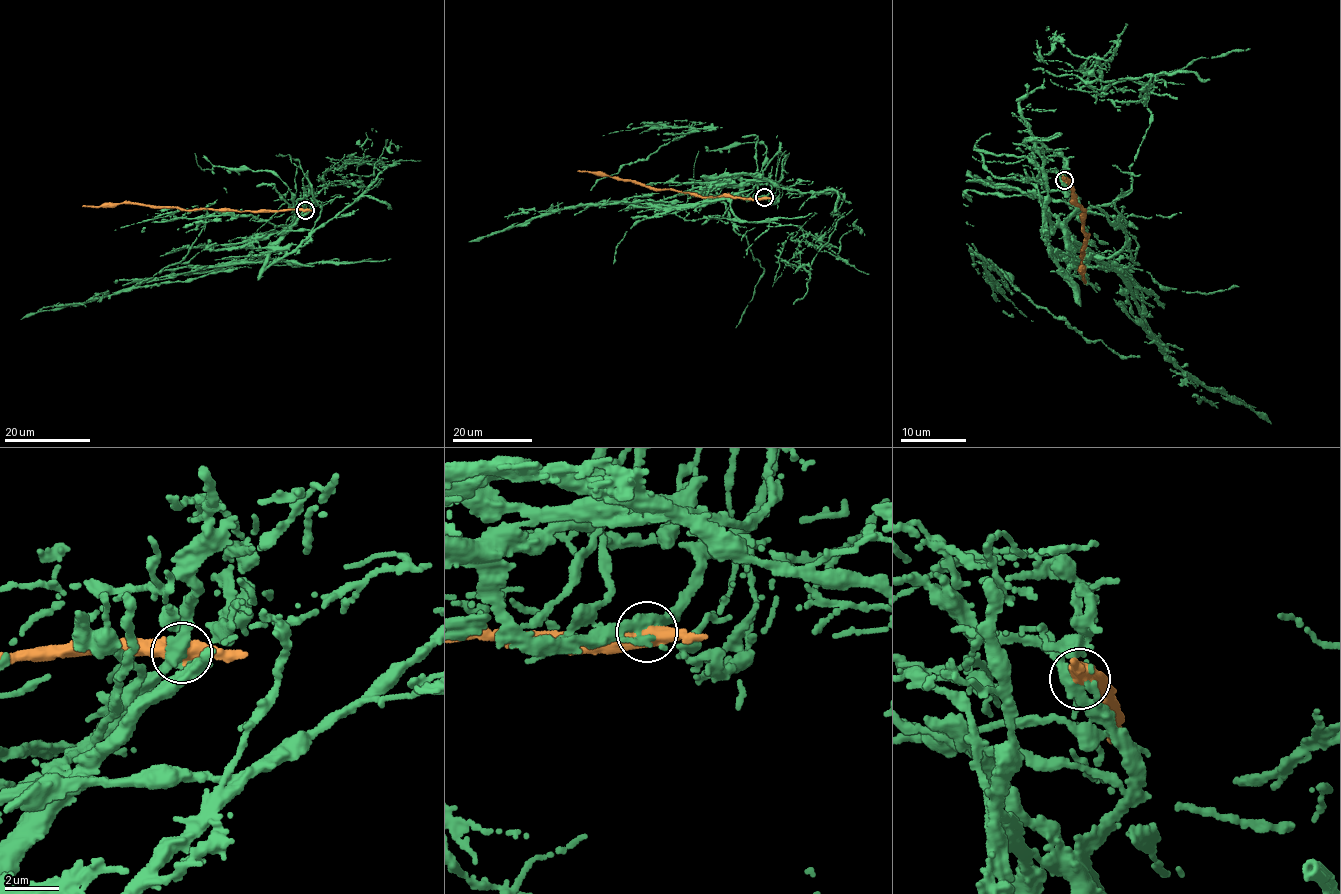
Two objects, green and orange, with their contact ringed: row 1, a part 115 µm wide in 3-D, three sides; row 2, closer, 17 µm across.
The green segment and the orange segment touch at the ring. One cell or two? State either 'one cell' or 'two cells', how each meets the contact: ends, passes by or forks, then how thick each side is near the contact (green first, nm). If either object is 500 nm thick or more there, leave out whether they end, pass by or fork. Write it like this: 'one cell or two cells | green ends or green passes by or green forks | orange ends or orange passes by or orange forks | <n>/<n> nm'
two cells | green forks | orange passes by | 360/460 nm

